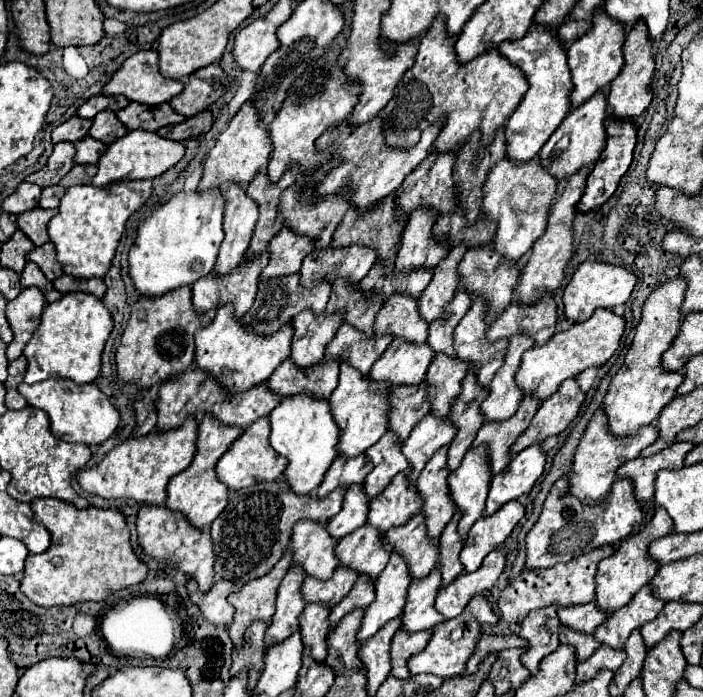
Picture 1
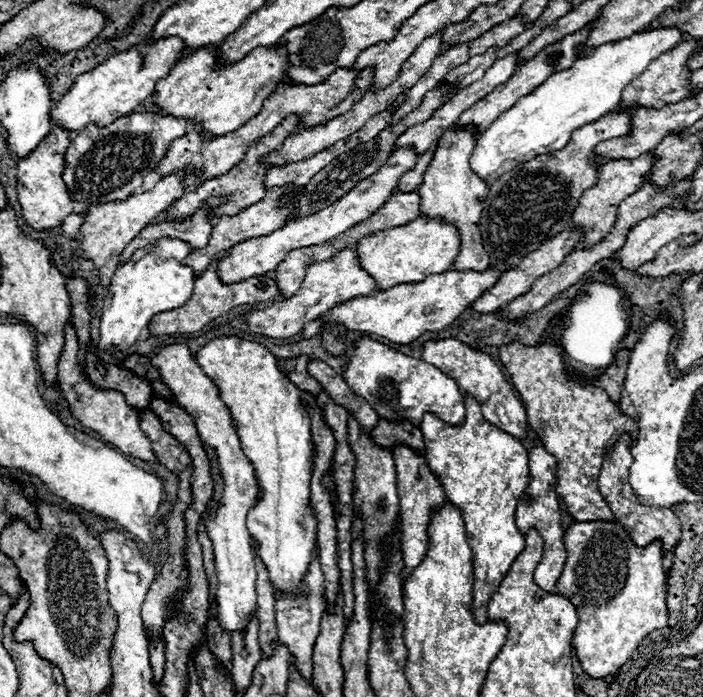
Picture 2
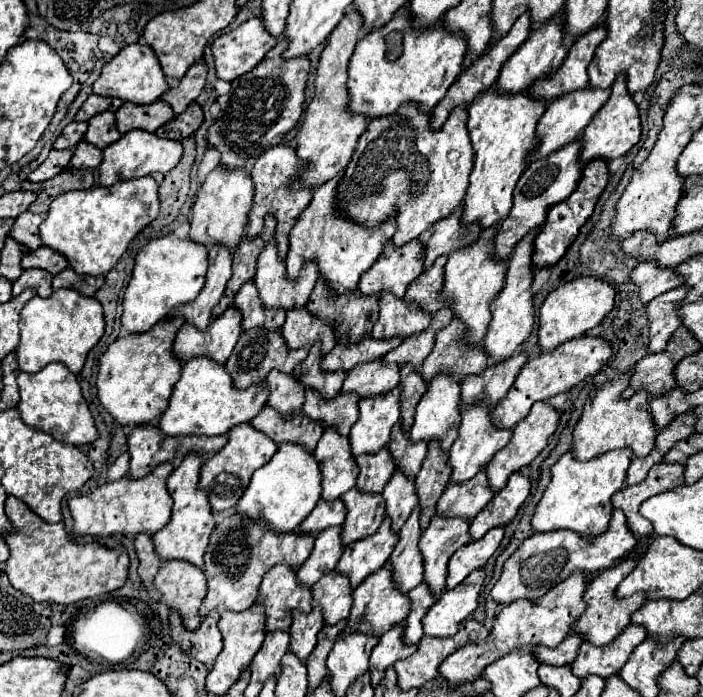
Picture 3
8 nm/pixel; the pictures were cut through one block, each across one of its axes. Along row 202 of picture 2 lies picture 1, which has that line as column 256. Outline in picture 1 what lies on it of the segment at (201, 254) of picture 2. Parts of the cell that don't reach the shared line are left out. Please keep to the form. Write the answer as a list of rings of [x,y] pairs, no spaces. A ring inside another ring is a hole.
[[[268,252],[260,254],[258,258],[248,258],[246,262],[240,262],[240,266],[232,270],[232,274],[208,274],[204,278],[198,278],[192,284],[194,308],[198,312],[206,312],[210,308],[222,306],[224,302],[232,302],[236,308],[236,318],[242,318],[254,302],[258,276],[266,264]]]

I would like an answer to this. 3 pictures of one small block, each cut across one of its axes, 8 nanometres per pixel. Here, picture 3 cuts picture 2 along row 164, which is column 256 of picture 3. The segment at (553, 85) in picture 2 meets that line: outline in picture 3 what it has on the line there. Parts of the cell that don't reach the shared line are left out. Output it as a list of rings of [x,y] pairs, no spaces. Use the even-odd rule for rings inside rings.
[[[284,442],[278,444],[278,452],[272,456],[268,464],[258,468],[240,498],[236,512],[246,514],[250,518],[264,518],[274,532],[292,532],[298,524],[312,512],[316,502],[320,500],[320,466],[310,450],[300,444]]]

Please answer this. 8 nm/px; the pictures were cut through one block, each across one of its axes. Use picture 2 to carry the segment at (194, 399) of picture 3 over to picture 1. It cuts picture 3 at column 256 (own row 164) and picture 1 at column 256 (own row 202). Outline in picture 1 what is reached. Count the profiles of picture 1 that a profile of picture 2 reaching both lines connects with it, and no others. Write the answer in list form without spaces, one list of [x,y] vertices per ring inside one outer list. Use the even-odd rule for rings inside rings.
[[[232,304],[220,306],[214,320],[208,326],[204,326],[202,330],[196,330],[196,334],[194,334],[196,366],[210,372],[212,376],[216,376],[218,382],[222,382],[228,392],[244,392],[244,390],[268,380],[272,376],[272,372],[276,370],[276,366],[280,366],[280,362],[284,362],[284,358],[290,356],[290,342],[294,336],[292,332],[294,332],[294,328],[288,322],[270,336],[254,334],[254,332],[246,330],[246,326],[242,326],[242,320],[234,318]]]

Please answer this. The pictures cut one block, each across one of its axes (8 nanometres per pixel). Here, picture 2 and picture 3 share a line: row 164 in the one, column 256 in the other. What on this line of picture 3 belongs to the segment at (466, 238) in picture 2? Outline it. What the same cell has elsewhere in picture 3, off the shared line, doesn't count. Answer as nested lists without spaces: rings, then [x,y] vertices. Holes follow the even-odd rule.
[[[240,424],[234,426],[228,432],[228,444],[218,450],[216,454],[212,454],[200,472],[200,488],[206,490],[210,504],[212,504],[212,512],[222,512],[228,510],[232,506],[236,506],[236,502],[242,498],[244,490],[248,488],[248,482],[254,474],[254,470],[258,470],[260,466],[264,466],[274,452],[278,450],[278,444],[268,438],[266,434],[258,432],[252,424]]]

